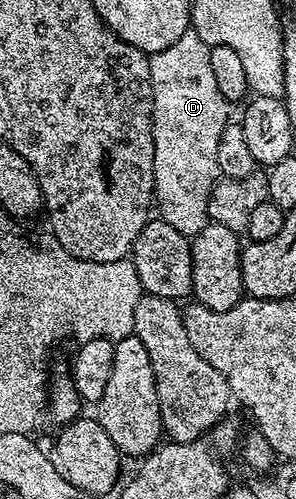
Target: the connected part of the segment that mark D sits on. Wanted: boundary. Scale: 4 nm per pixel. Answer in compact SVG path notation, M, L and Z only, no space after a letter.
M187 30L183 33L183 37L179 37L179 41L175 41L175 45L167 45L167 49L162 51L154 51L149 55L149 64L151 65L151 81L153 82L153 140L155 141L155 199L159 204L159 215L167 221L167 225L175 225L175 229L179 229L179 233L187 236L194 236L200 233L204 227L211 221L207 213L207 201L211 197L211 189L213 184L219 178L217 169L217 154L219 153L219 137L223 133L225 124L230 122L231 111L230 104L225 102L223 93L219 93L219 85L215 85L215 73L211 69L211 53L209 52L209 44L203 41L203 37L199 37L199 33L193 30Z

